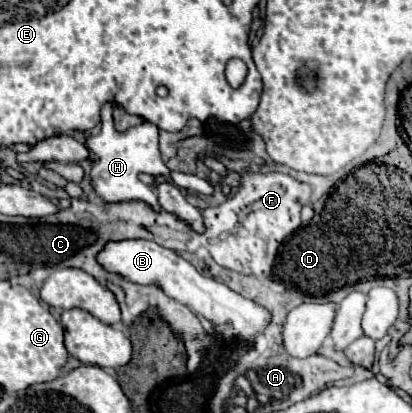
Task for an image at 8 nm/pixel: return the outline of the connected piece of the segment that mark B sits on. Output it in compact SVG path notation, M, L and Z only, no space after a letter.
M146 239L108 241L104 249L98 251L96 261L102 265L102 269L120 275L126 281L160 287L168 297L190 307L190 311L196 313L196 317L205 329L218 331L217 335L225 344L240 343L242 339L254 341L258 333L270 323L270 313L264 307L240 297L224 283L200 275L186 259L182 259L172 249L166 249L154 241L146 241Z

